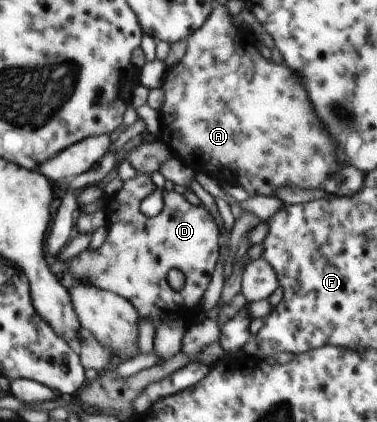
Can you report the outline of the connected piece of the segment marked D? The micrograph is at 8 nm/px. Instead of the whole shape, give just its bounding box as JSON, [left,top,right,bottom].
[71,173,221,329]

